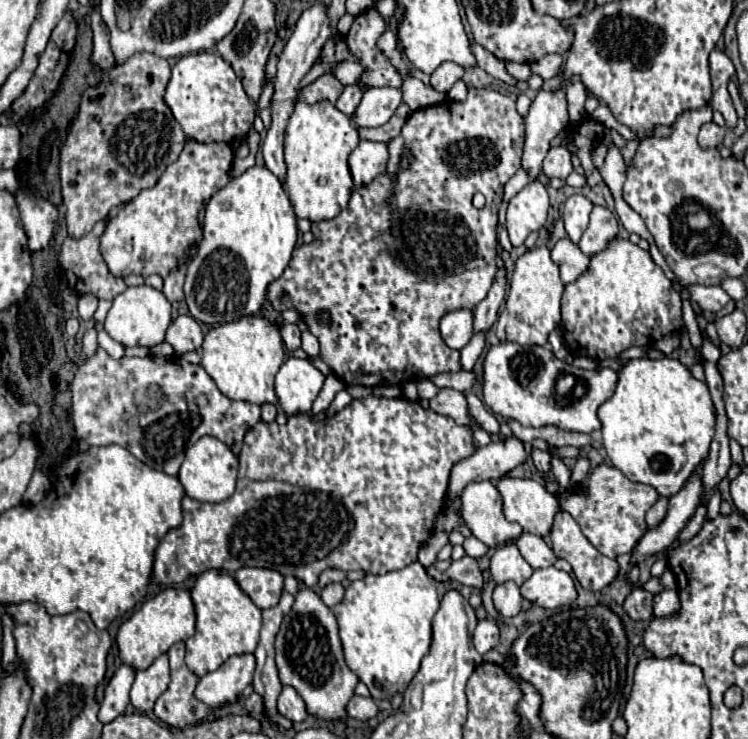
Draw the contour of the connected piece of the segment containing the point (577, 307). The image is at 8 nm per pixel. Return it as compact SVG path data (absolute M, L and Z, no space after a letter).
M613 239L605 251L591 257L589 269L575 283L565 285L563 291L559 329L573 355L587 355L601 361L605 357L615 357L633 345L647 347L647 343L655 343L669 333L681 331L683 327L681 295L673 289L661 267L653 263L649 251L639 249L629 239Z

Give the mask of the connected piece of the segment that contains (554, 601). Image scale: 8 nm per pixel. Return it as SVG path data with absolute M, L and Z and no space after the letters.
M555 567L537 569L521 585L521 595L545 609L557 609L575 601L577 591L569 573Z

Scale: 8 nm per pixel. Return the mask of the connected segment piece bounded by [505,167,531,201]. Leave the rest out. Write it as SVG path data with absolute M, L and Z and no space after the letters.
M519 167L519 171L505 183L505 201L509 201L513 195L517 195L529 183L531 183L529 173L523 167Z

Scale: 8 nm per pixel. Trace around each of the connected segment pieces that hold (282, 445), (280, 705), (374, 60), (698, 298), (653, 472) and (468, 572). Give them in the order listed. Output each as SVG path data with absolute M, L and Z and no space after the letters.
M369 395L365 399L353 399L343 411L335 413L333 417L325 421L313 421L311 415L291 415L287 425L277 425L277 423L263 423L259 421L243 441L243 449L239 453L241 457L241 471L237 479L237 489L235 493L221 501L221 503L201 503L191 497L183 497L183 525L171 533L167 533L157 551L155 551L155 563L153 563L153 573L151 581L157 585L177 585L183 583L191 575L199 575L207 569L225 569L229 573L235 573L241 567L267 567L275 569L281 575L293 575L299 581L303 581L307 587L315 587L319 581L321 571L325 569L341 569L341 571L353 571L353 569L363 569L367 573L383 575L393 569L403 569L409 563L417 561L419 549L427 543L427 539L433 533L435 519L437 515L445 509L447 503L447 493L449 493L449 475L453 465L457 465L461 459L467 459L473 455L477 449L475 439L473 439L473 427L471 425L457 425L451 417L439 415L431 409L423 409L419 401L411 401L405 397L375 397Z
M283 687L279 701L277 701L277 709L279 709L279 715L283 715L285 719L289 719L293 723L301 723L309 717L303 699L297 695L297 691L293 687Z
M377 9L359 13L345 35L351 55L361 63L363 73L359 81L367 87L401 87L403 75L391 65L389 57L377 47L379 37L387 31L387 23Z
M689 285L687 287L691 293L691 299L705 311L705 313L717 313L721 307L727 305L727 301L731 299L721 287L705 287L705 285Z
M643 357L643 359L631 359L627 365L623 365L623 369L619 371L619 383L617 383L617 389L615 389L613 397L599 407L599 419L601 419L601 423L603 423L603 427L601 427L603 447L605 447L605 451L607 451L607 457L609 457L611 463L613 463L613 467L617 467L629 481L651 485L659 495L671 497L671 495L675 495L675 493L691 479L691 475L705 463L705 459L707 459L707 455L709 455L709 443L713 441L717 411L713 411L713 401L711 401L707 383L695 379L695 377L691 375L691 371L689 371L683 363L679 363L677 359L671 359L671 357L661 357L661 359L655 359L655 361Z
M463 557L459 561L453 561L451 567L447 571L439 571L435 565L427 567L427 575L439 583L461 583L467 587L475 587L475 589L483 589L483 575L475 563L475 559L471 557Z

